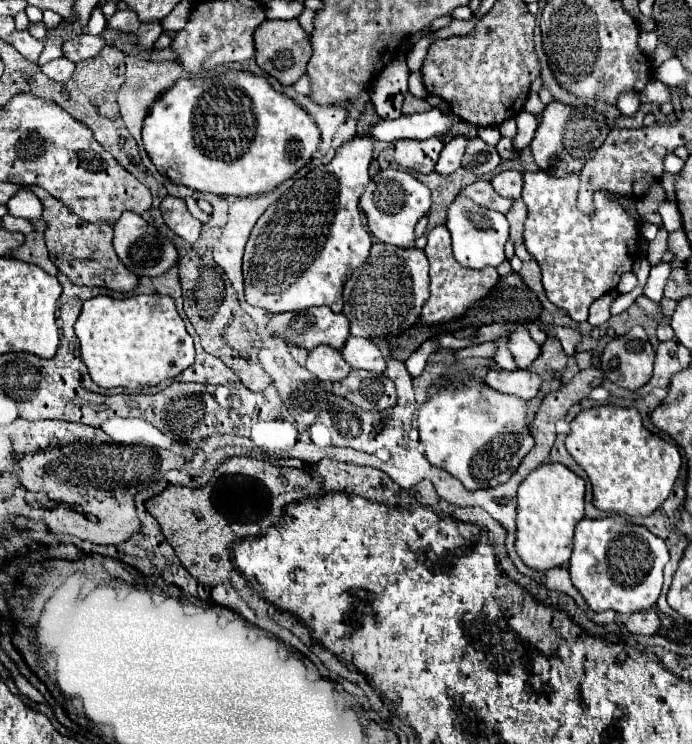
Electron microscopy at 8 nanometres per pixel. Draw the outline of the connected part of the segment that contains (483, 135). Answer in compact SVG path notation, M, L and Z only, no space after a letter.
M477 128L477 132L479 132L479 138L491 146L495 146L501 140L501 134L497 128Z

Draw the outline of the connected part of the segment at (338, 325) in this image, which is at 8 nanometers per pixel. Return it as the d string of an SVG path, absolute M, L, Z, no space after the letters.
M327 306L307 308L301 312L273 314L269 330L279 332L289 344L313 350L319 344L343 348L349 338L349 320L343 312L333 312Z

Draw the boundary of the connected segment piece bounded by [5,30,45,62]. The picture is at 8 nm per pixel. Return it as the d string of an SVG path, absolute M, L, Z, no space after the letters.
M15 30L9 38L5 38L5 42L11 44L11 46L15 46L15 49L21 52L21 56L27 58L29 62L37 62L39 54L41 54L41 50L43 50L43 44L45 44L43 40L35 40L35 38L29 34L29 30Z

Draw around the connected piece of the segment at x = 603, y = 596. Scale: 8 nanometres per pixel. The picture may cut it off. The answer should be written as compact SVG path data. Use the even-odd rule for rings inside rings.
M623 516L603 520L583 518L575 528L569 572L573 586L581 592L591 610L633 614L655 606L663 586L663 566L667 562L669 552L665 542L645 526L633 524Z

